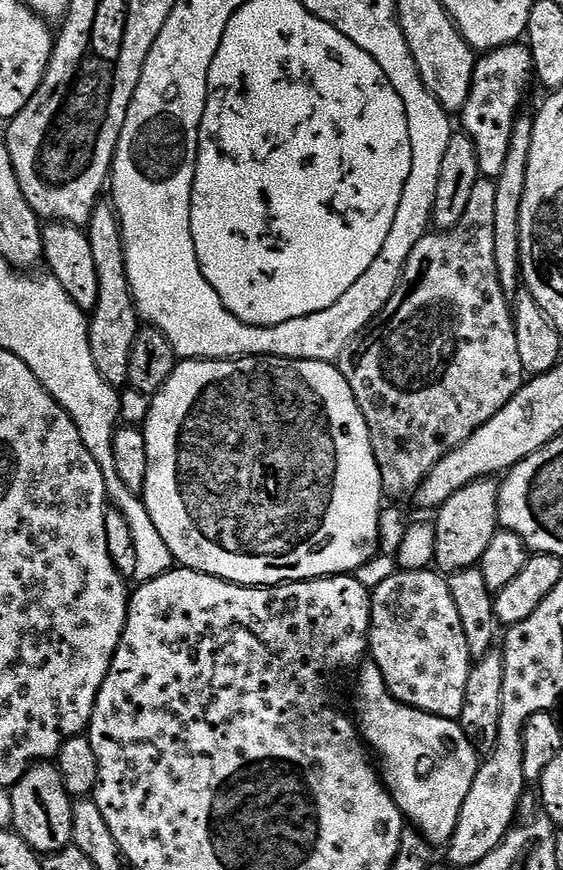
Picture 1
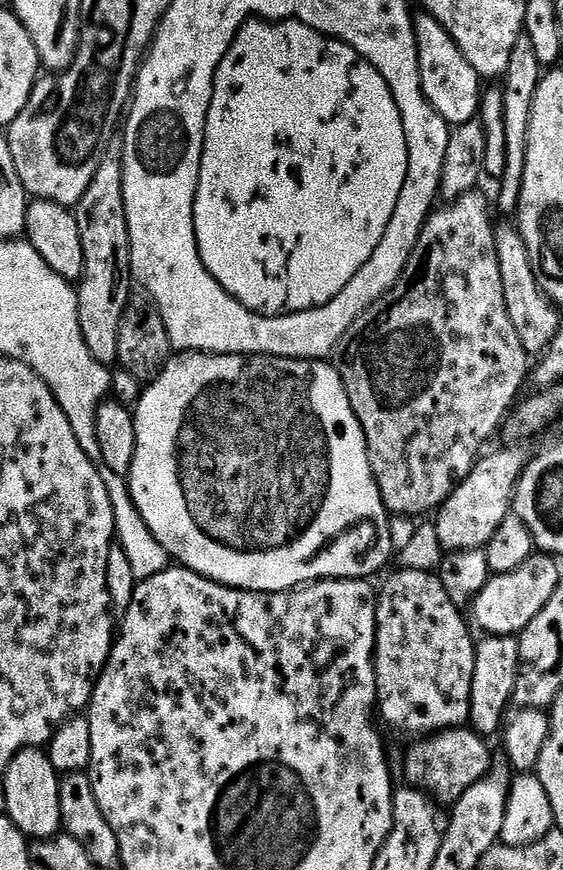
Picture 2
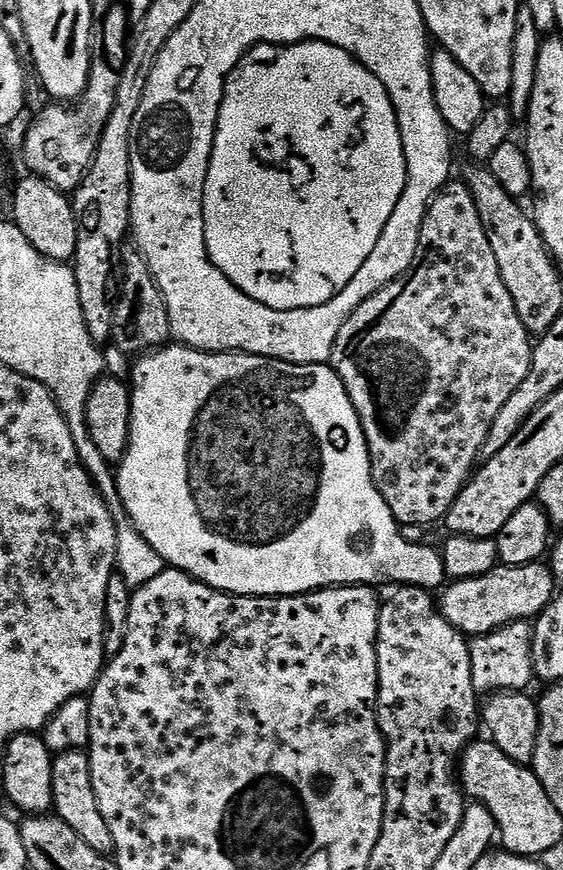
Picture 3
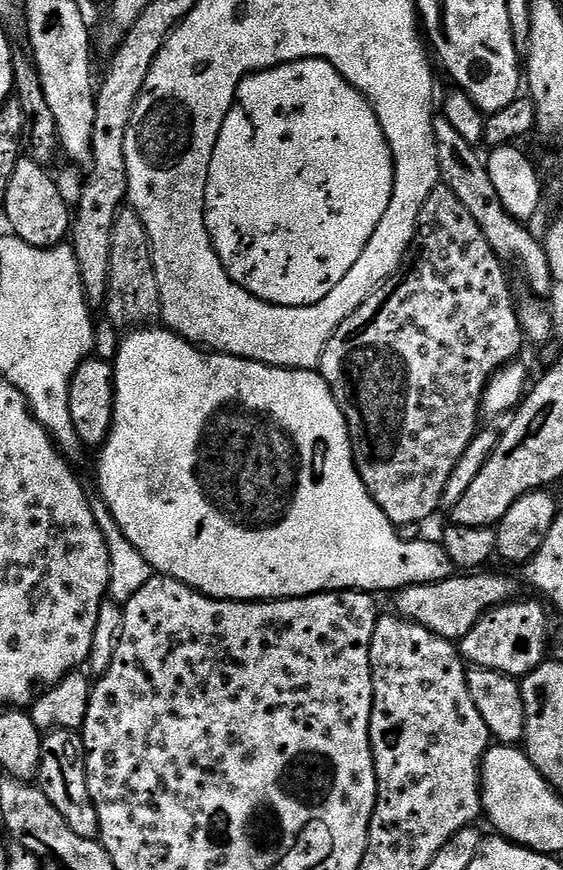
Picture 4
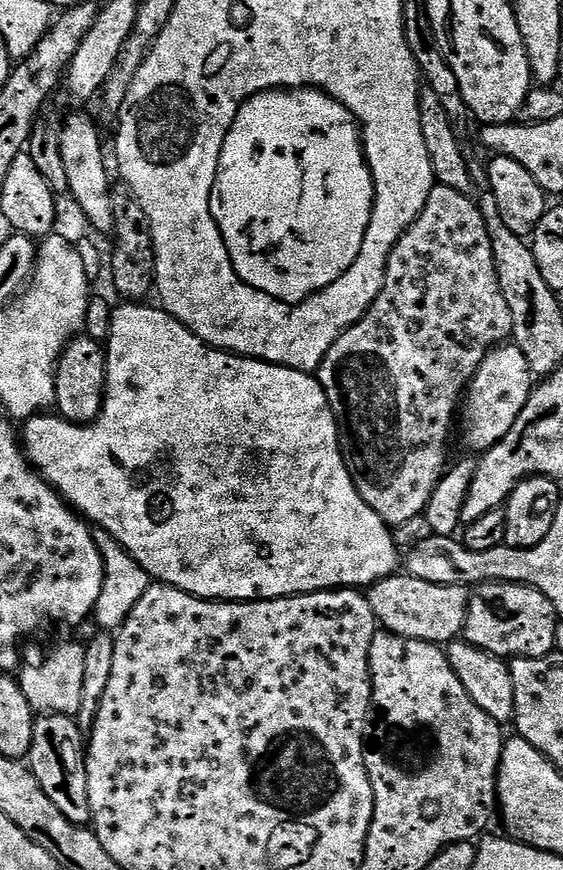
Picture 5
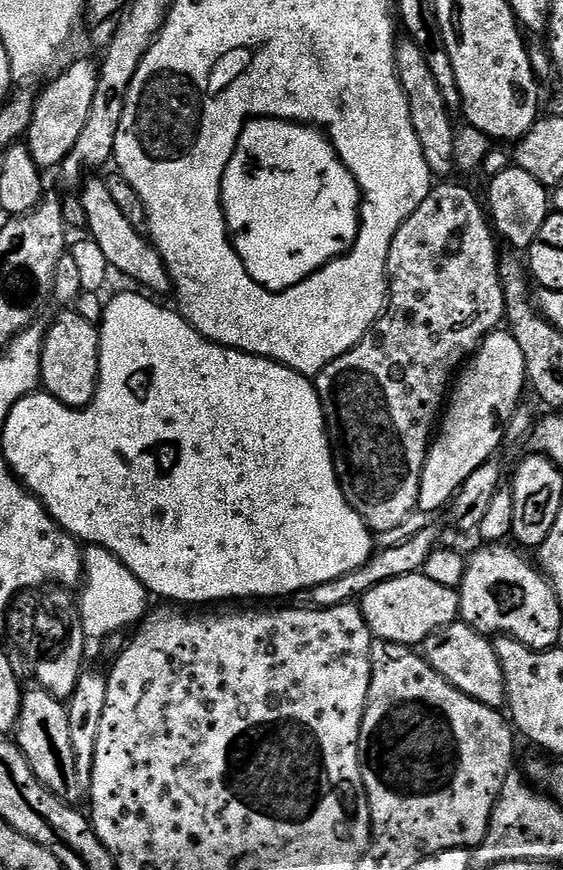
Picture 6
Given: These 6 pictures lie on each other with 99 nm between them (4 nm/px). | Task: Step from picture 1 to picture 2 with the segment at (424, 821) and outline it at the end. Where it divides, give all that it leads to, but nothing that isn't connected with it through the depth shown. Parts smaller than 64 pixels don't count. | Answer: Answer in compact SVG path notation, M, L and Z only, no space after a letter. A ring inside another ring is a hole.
M468 726L449 728L417 739L413 744L416 745L404 756L404 776L408 779L405 781L415 789L427 792L444 806L456 804L474 782L486 775L494 759L494 753L488 749L489 741Z

